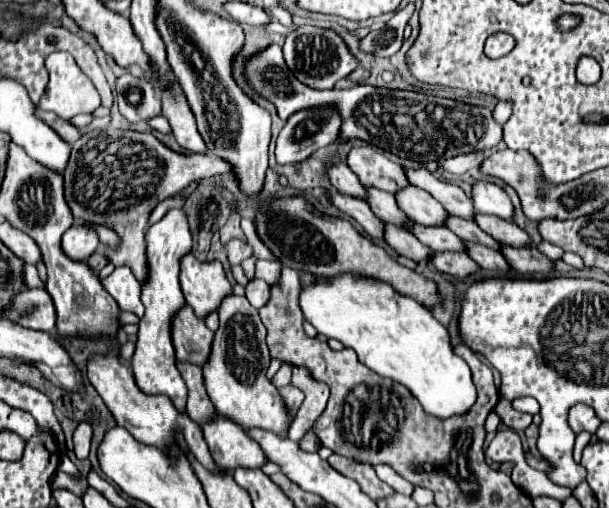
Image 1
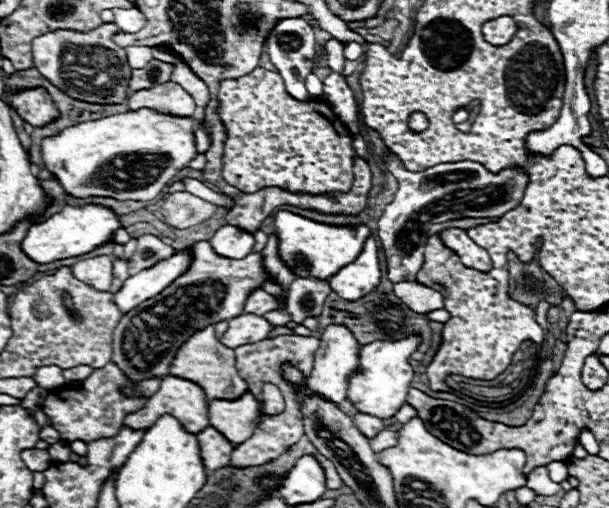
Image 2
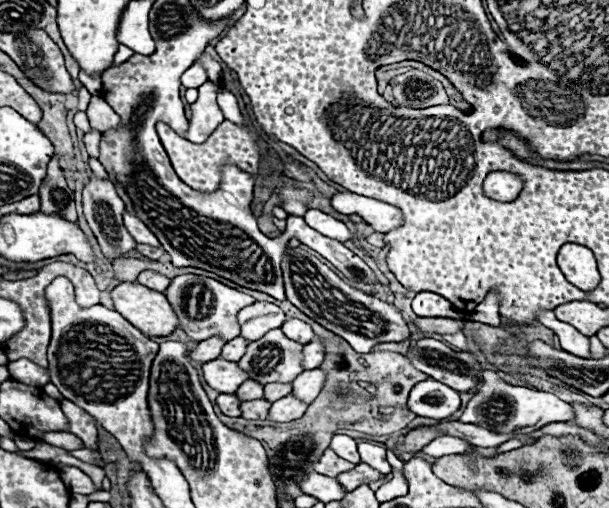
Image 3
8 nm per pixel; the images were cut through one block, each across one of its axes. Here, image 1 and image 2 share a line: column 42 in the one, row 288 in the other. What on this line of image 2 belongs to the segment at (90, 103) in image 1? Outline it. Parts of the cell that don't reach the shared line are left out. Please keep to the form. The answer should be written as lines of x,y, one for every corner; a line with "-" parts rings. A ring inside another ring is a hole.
96,256
90,260
80,260
72,266
72,272
80,282
94,286
100,292
108,292
112,280
114,280
112,256

